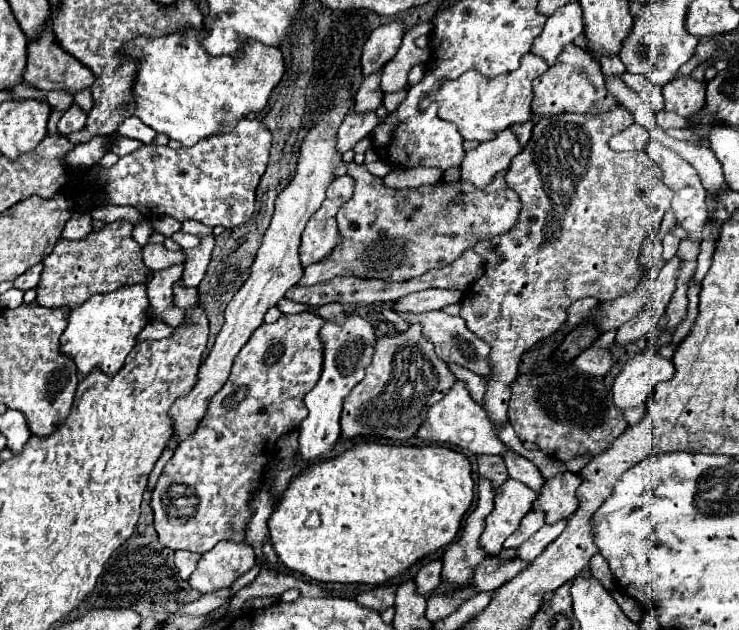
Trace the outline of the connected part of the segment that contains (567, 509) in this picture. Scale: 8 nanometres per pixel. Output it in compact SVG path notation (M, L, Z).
M558 473L552 479L546 479L538 499L532 509L546 513L546 523L556 523L564 517L570 517L578 509L576 489L580 487L582 477L578 473Z

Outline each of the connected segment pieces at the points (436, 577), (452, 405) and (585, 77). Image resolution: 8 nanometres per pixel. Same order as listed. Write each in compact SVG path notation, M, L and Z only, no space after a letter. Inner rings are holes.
M436 559L432 563L426 563L418 575L416 575L416 585L418 585L418 593L422 595L430 595L434 591L434 587L438 587L442 581L442 559Z
M456 381L448 393L430 407L424 423L420 425L418 433L420 439L426 439L430 443L452 443L458 447L464 447L468 451L474 451L478 455L504 455L508 453L508 447L490 431L490 419L486 419L486 413L482 411L482 405L476 403L470 397L470 391L466 389L464 381Z
M568 43L558 61L534 81L534 113L540 117L558 115L562 111L578 111L578 113L600 113L612 107L616 99L606 91L604 75L600 71L600 63L588 49L582 49L574 43Z

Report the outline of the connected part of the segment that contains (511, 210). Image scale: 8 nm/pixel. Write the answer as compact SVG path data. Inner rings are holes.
M346 163L346 173L354 179L354 195L352 199L338 211L336 221L338 229L342 233L342 247L336 249L330 259L316 263L310 269L304 269L302 279L296 283L298 287L310 287L328 279L334 279L338 275L358 275L358 277L370 277L370 279L386 279L386 281L406 281L412 277L418 277L426 273L432 267L442 267L446 263L452 263L466 247L474 247L478 239L490 239L494 235L500 235L508 231L520 211L520 199L514 191L508 191L502 175L486 187L486 191L474 191L468 183L458 181L456 185L446 185L444 181L438 181L436 185L424 185L416 189L388 189L384 187L382 179L368 173L364 165L358 163ZM464 193L462 205L452 205L452 199Z

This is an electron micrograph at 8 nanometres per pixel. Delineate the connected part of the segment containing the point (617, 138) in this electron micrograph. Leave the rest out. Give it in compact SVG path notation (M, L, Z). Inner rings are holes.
M632 123L626 131L620 131L618 135L614 135L610 139L610 147L614 151L644 151L646 145L650 143L650 133L646 131L646 127Z

